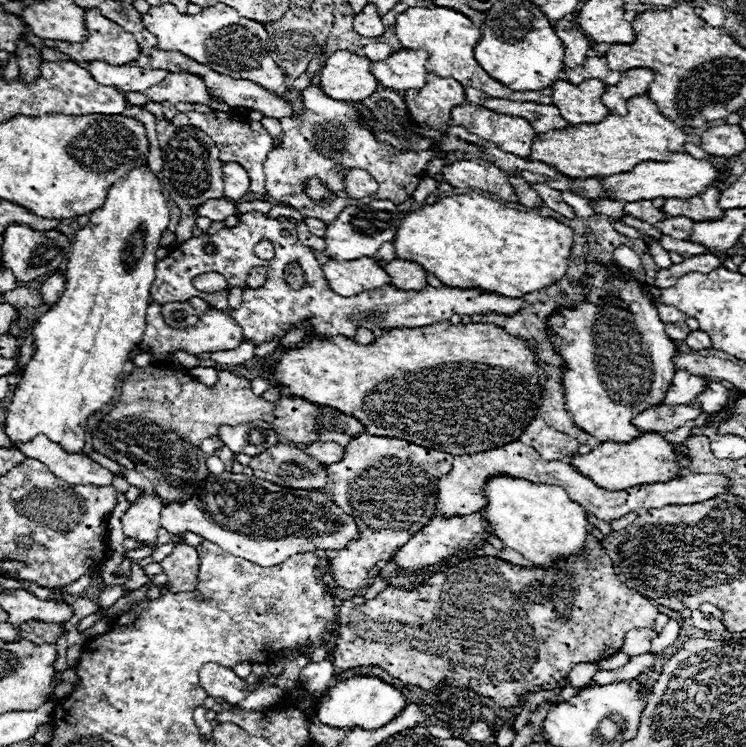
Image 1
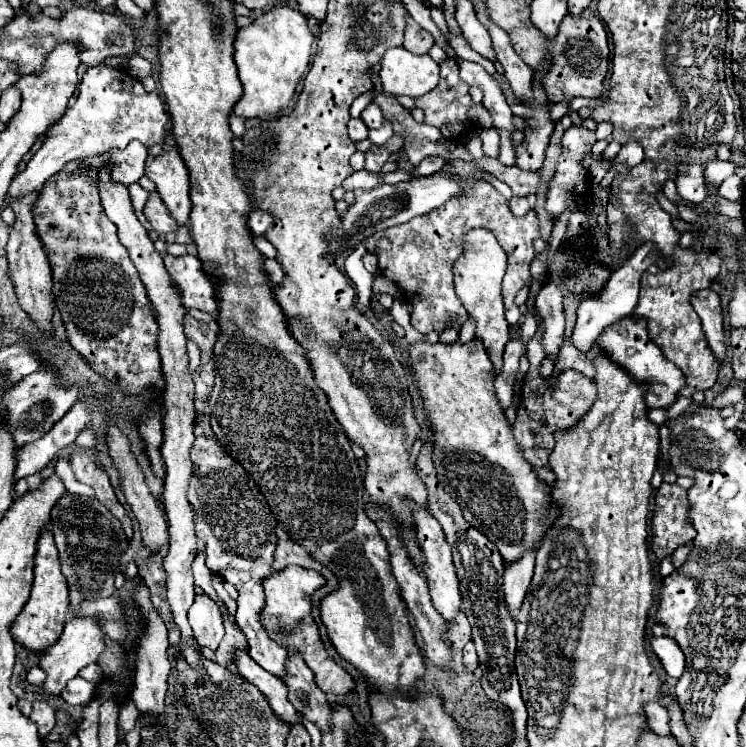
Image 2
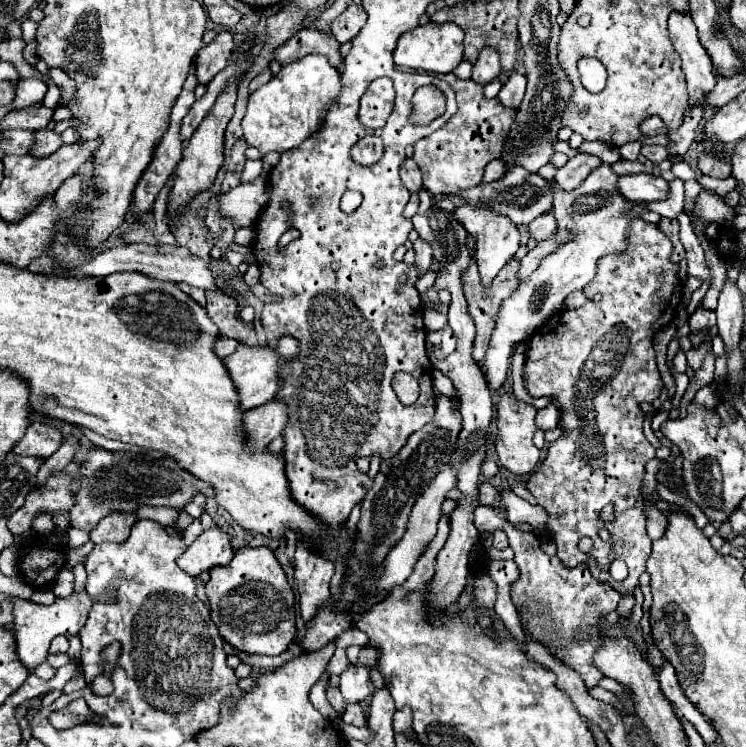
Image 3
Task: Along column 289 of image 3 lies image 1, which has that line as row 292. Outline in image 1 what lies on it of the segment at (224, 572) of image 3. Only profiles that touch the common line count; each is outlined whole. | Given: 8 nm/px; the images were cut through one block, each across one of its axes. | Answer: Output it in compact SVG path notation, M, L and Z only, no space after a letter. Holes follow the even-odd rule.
M588 262L586 276L582 278L582 290L586 294L582 304L560 308L548 318L550 336L560 344L556 350L566 366L566 372L562 374L566 410L584 432L600 442L632 442L640 436L640 430L632 424L632 418L664 400L676 372L672 358L678 350L666 336L664 322L658 318L656 306L644 294L644 288L634 276L624 272L612 274L606 266Z

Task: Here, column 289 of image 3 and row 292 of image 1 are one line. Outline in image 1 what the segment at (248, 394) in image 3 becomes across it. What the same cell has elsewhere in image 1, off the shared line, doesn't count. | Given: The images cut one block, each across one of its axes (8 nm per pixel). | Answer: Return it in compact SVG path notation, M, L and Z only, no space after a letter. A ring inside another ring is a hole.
M328 258L324 276L340 296L354 296L364 290L376 290L390 284L390 276L376 260L334 260Z

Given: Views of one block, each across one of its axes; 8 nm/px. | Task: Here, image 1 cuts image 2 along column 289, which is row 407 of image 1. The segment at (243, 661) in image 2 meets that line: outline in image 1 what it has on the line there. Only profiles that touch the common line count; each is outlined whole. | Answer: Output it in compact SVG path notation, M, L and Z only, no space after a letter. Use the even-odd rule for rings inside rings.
M710 382L706 386L706 390L702 394L698 394L690 404L700 404L702 414L716 414L726 406L728 394L730 394L730 390L726 390L722 384Z

